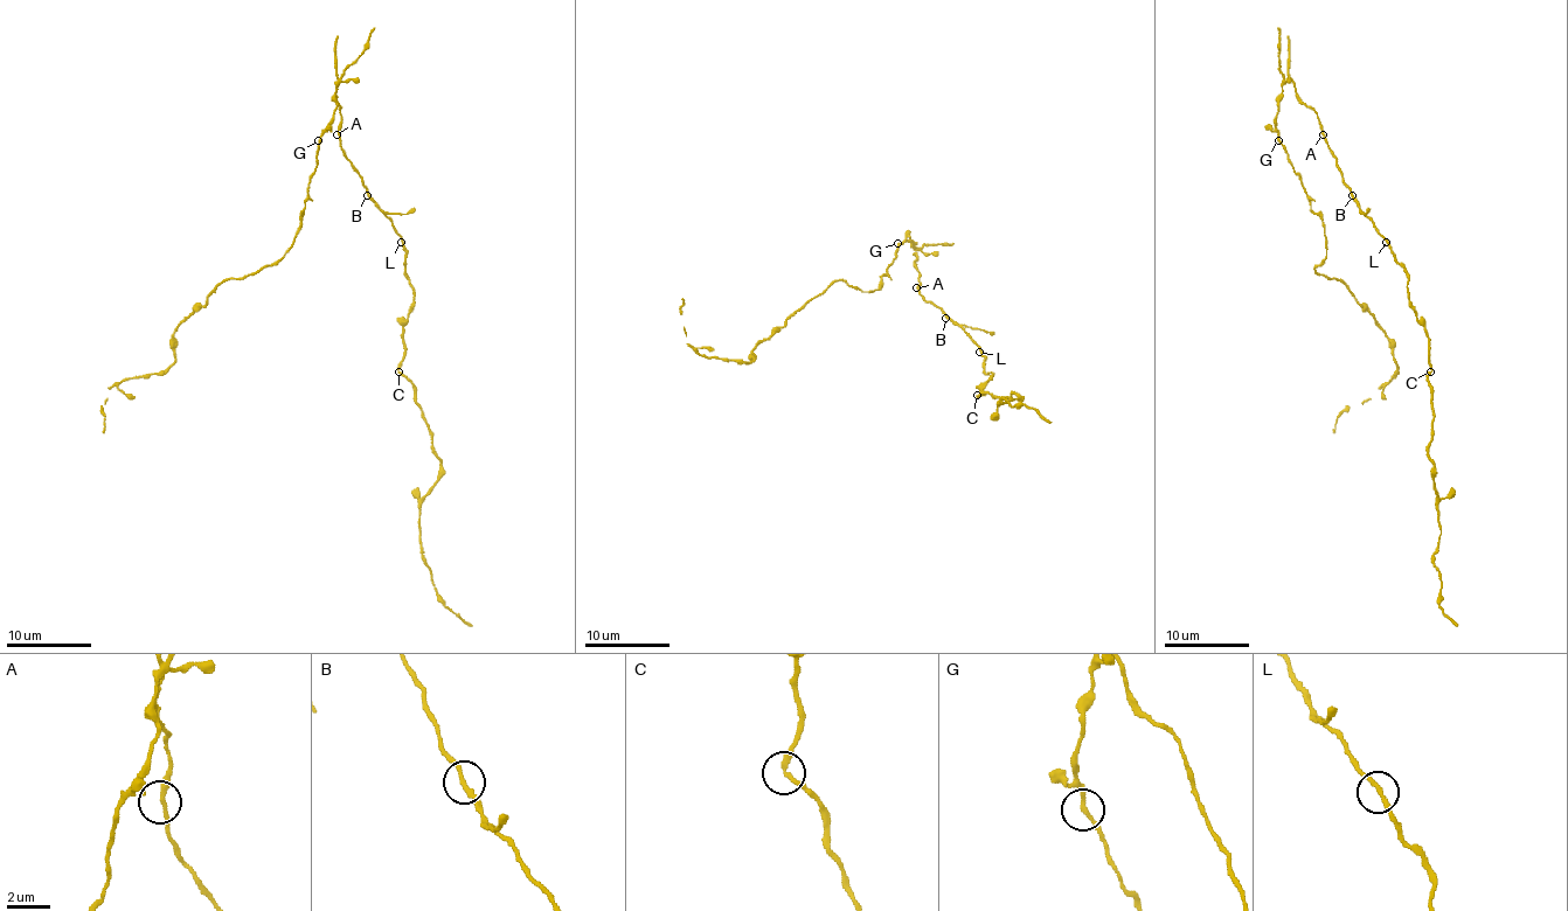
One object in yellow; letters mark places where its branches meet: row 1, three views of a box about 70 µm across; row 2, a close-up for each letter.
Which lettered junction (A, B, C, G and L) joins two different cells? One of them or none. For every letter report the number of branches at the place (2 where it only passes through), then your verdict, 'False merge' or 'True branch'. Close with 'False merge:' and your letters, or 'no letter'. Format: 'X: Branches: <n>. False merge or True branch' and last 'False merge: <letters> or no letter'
A: Branches: 2. True branch
B: Branches: 2. True branch
C: Branches: 2. True branch
G: Branches: 2. True branch
L: Branches: 2. True branch
False merge: no letter

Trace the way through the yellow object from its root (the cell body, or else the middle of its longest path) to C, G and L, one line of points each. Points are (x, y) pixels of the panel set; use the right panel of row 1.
C: (1318, 122), (1352, 200), (1373, 223), (1407, 276), (1407, 299), (1429, 339), (1430, 371)
G: (1318, 122), (1316, 112), (1299, 98), (1295, 83), (1286, 75), (1276, 115), (1278, 140)
L: (1318, 122), (1352, 200), (1386, 242)

